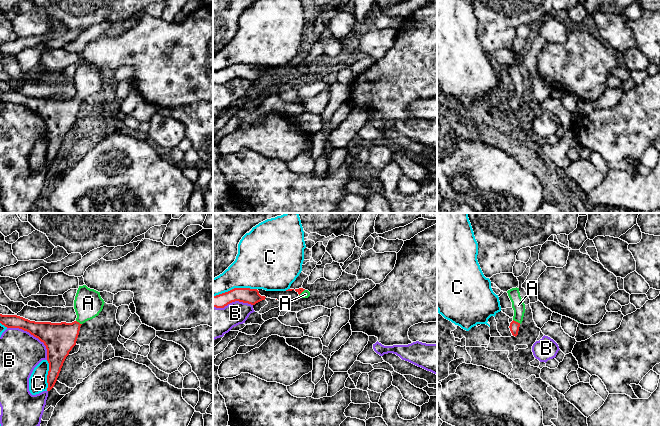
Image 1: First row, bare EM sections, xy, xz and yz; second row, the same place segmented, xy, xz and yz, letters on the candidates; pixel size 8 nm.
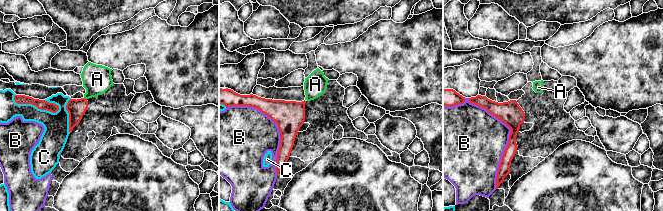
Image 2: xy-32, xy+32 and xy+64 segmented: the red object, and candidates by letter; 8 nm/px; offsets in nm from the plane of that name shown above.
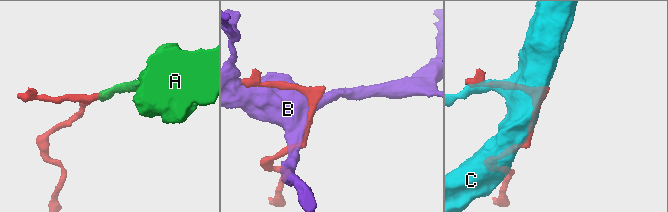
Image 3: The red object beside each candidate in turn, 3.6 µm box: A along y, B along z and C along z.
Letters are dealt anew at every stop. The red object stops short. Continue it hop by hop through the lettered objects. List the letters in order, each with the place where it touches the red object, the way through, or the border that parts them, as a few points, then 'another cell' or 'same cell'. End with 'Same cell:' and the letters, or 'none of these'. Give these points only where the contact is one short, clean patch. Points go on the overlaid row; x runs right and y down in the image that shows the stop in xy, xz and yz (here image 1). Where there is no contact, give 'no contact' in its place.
A: contact yz (517, 322); way yz (514, 326), (517, 322), (518, 305); same cell
B: contact xy (33, 335); another cell
C: contact xz (234, 288); another cell
Same cell: A

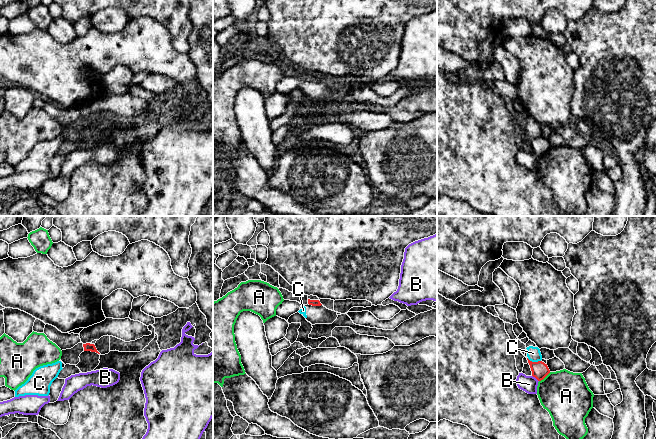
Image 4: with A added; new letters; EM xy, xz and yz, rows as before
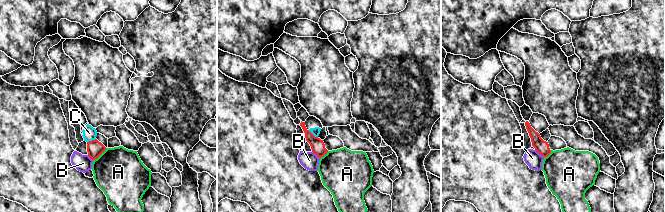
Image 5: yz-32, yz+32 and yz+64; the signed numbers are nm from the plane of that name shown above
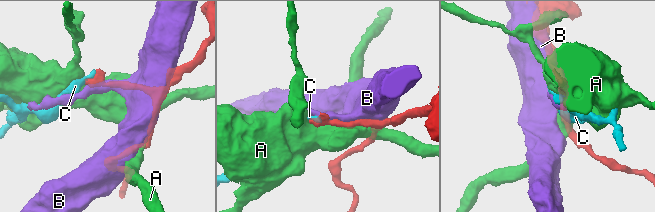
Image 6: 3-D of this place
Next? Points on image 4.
A: contact yz (544, 377); another cell
B: contact yz (535, 377); another cell
C: contact yz (534, 362); border yz (527, 358), (532, 361), (540, 361); another cell
Same cell: none of these

